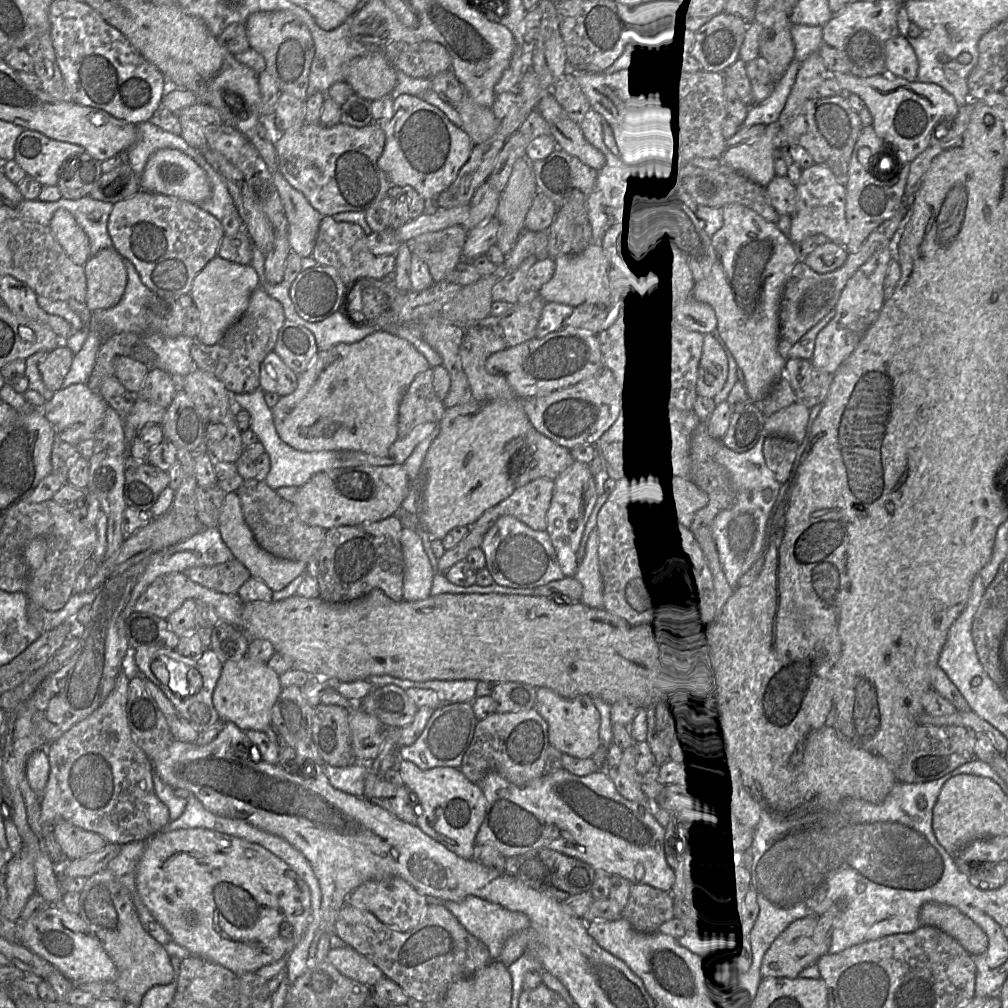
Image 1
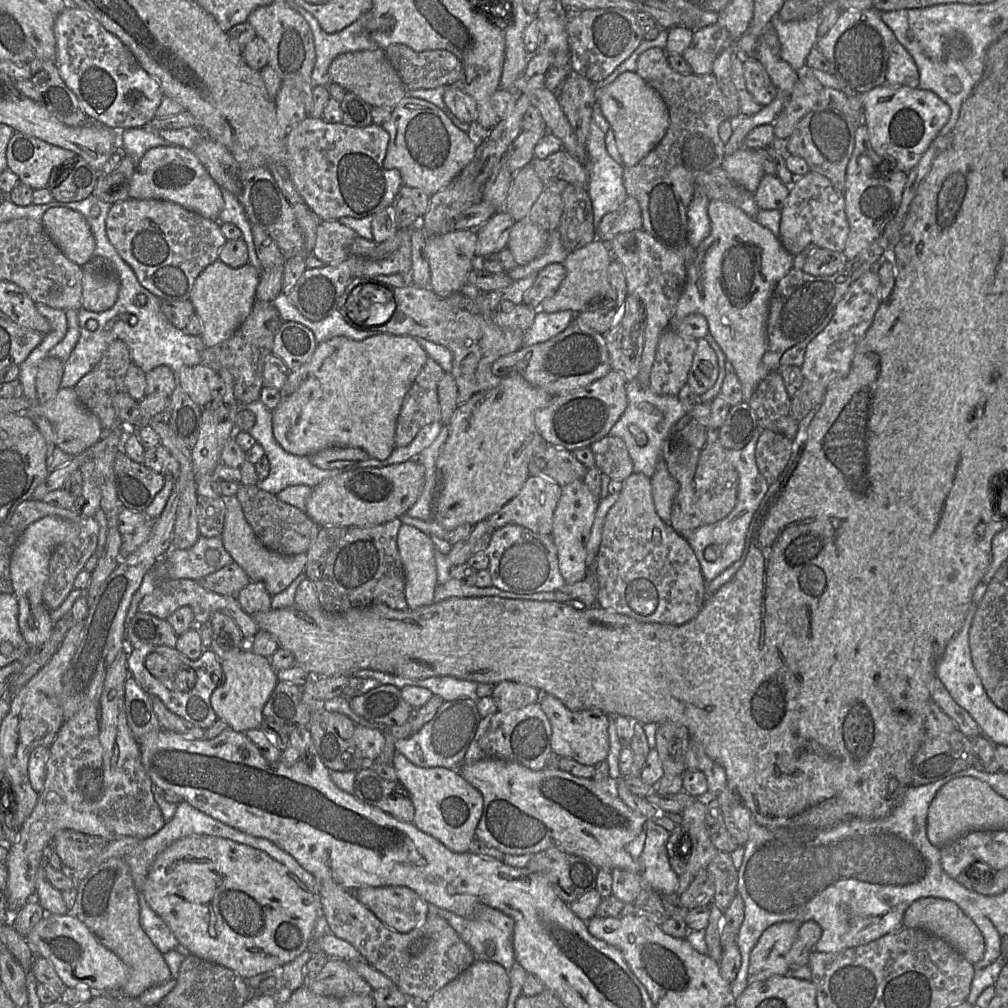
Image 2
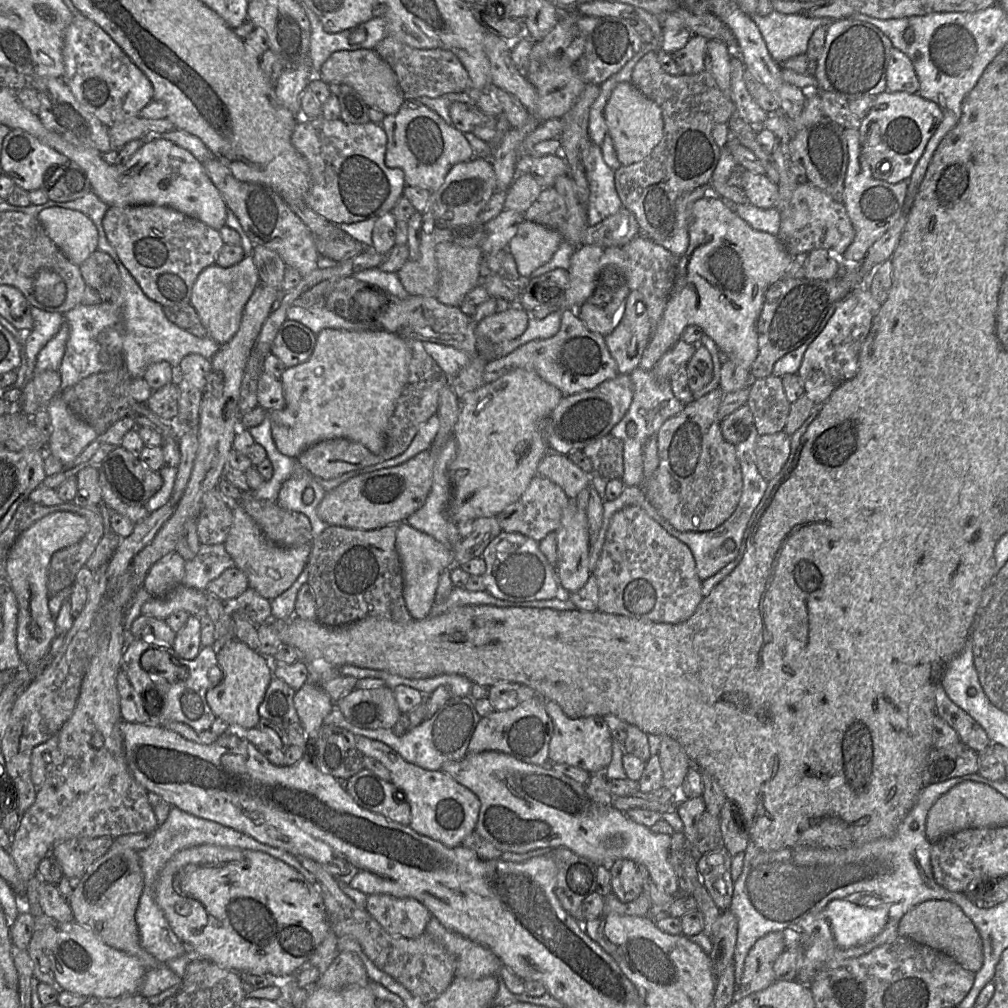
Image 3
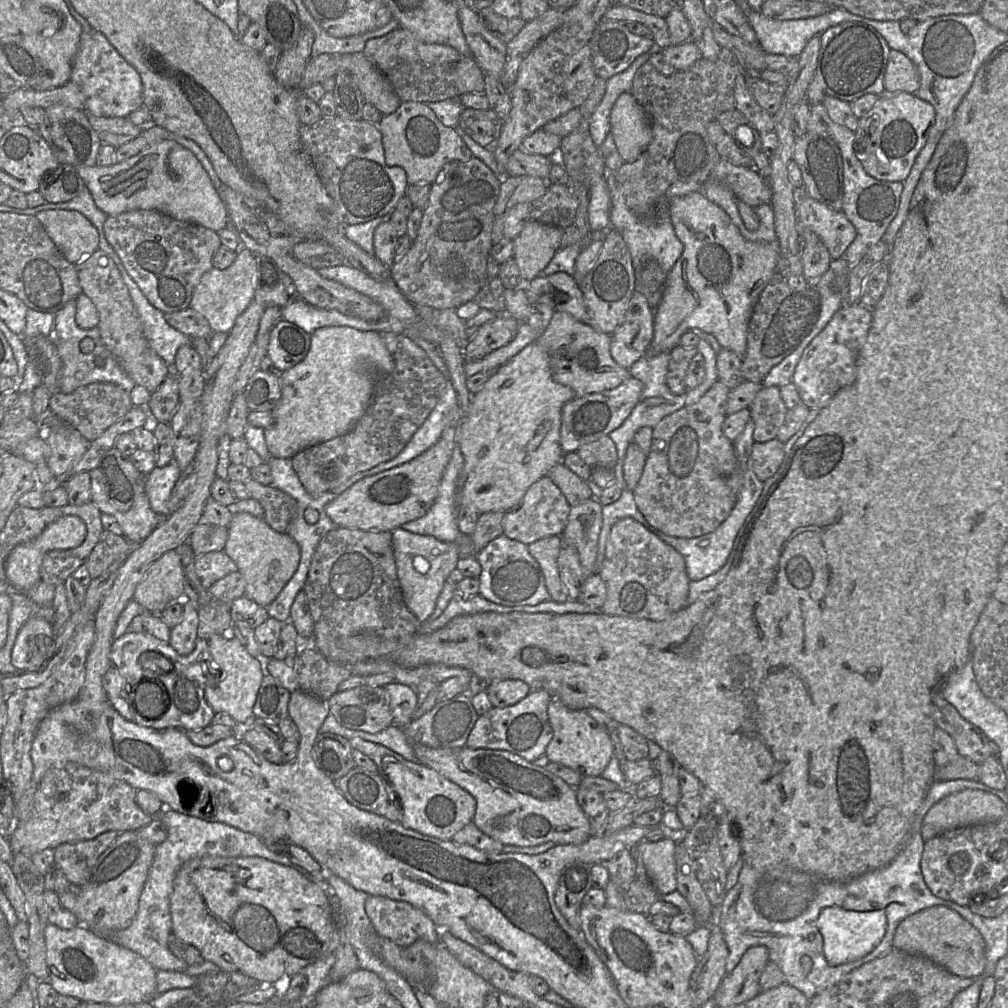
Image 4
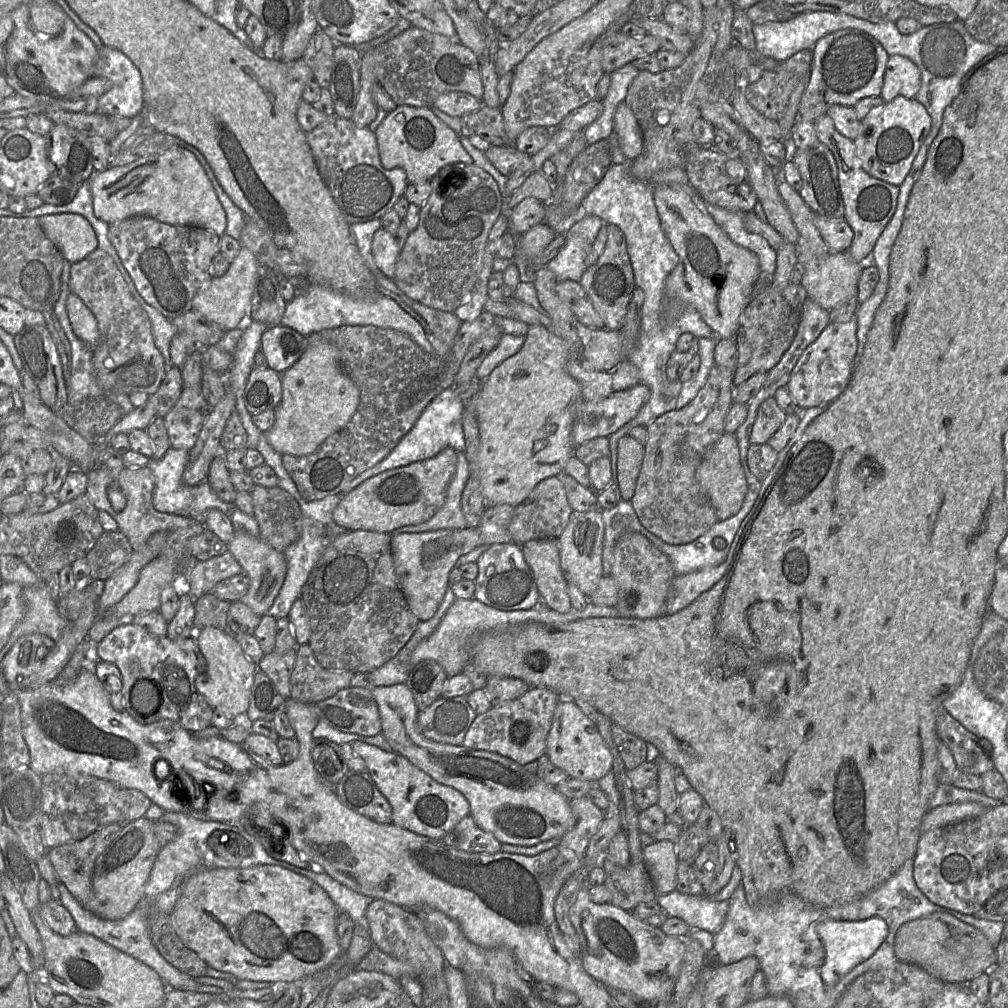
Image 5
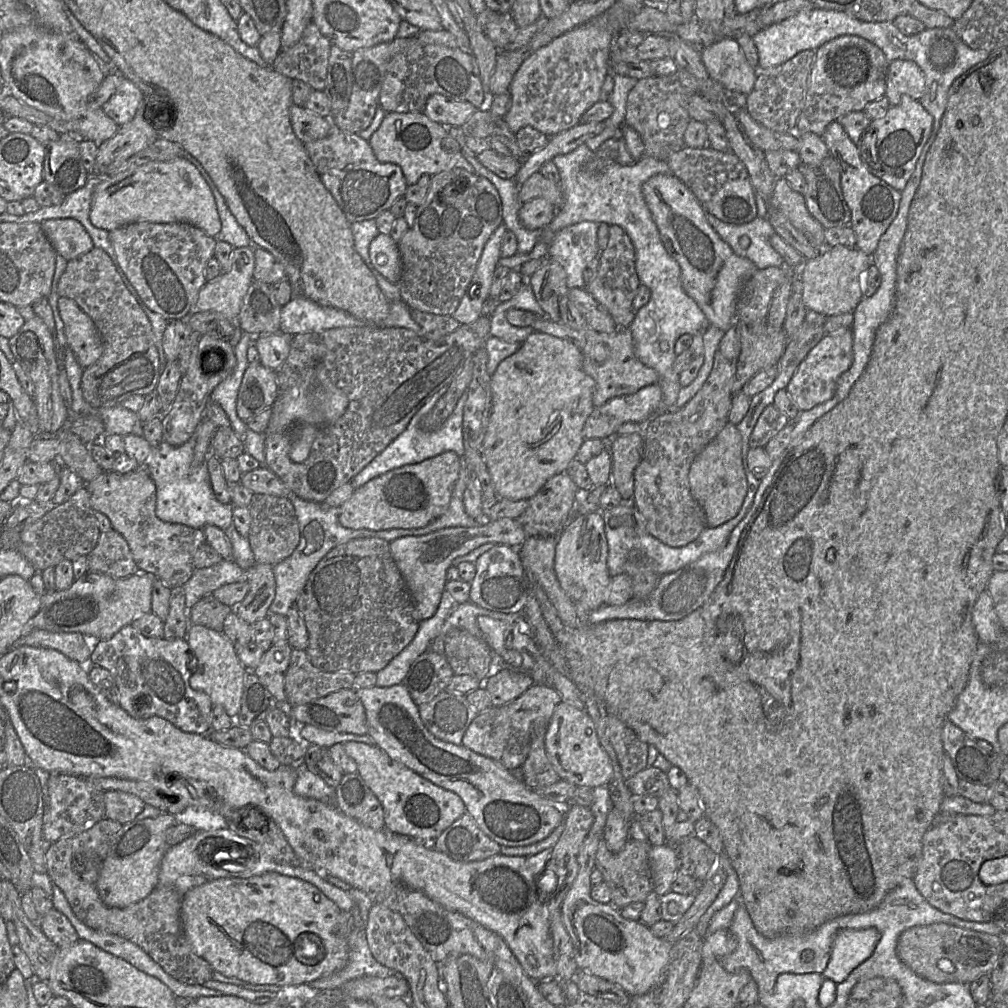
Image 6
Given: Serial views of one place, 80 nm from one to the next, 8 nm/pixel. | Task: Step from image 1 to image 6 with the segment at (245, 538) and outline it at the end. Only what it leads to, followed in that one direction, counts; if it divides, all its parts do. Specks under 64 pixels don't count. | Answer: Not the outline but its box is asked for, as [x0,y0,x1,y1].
[233,563,276,625]

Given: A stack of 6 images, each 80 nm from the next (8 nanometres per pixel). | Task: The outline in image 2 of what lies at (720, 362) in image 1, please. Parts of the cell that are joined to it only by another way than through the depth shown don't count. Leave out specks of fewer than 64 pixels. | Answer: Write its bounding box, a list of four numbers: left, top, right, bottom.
[688,338,719,396]

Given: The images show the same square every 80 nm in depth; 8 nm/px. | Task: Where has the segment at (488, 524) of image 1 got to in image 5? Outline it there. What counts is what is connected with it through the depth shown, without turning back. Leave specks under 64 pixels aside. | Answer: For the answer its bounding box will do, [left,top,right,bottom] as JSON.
[507,477,573,545]

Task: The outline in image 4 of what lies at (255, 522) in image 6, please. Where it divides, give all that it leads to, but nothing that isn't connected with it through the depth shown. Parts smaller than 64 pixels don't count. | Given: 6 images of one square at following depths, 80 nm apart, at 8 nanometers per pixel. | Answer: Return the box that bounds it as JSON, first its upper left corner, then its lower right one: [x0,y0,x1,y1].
[245,478,296,533]

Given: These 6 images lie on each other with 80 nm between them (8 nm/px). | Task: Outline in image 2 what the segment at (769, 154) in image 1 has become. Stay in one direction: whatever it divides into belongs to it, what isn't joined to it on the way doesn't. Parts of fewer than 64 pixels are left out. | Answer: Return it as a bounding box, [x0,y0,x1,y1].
[721,147,765,193]

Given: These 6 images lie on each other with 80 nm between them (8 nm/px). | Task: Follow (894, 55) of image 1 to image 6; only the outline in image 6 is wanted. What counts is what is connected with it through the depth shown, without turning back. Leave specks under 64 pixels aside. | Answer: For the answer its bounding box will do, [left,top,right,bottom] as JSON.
[884,59,925,106]

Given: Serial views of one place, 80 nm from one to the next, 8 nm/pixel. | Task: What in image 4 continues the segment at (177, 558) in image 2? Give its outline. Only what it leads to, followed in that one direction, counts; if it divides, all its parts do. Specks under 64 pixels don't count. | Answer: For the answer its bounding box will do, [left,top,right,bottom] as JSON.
[195,551,238,588]

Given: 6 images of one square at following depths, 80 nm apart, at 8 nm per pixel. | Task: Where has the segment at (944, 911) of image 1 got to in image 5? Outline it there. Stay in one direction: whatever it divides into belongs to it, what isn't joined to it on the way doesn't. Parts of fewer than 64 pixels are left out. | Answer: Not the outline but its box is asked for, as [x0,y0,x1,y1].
[894,912,996,983]

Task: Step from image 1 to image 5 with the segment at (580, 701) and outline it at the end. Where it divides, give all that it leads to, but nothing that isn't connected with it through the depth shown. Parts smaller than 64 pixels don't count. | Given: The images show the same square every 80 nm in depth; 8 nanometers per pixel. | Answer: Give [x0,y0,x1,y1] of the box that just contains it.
[546,698,612,782]

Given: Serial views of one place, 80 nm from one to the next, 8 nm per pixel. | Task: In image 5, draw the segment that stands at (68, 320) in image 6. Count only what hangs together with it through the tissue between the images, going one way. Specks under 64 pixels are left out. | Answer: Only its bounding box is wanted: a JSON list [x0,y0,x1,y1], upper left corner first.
[66,293,99,350]

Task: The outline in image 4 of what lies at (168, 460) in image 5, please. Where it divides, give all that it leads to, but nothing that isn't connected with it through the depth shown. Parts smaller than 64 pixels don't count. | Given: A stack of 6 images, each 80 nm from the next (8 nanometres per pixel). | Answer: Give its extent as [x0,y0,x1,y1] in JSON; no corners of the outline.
[146,459,181,514]

